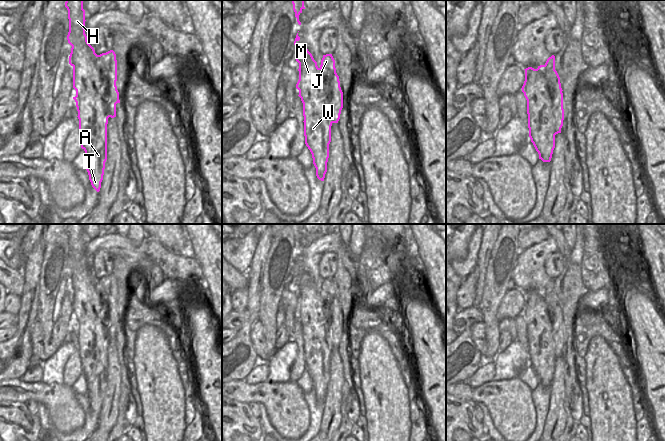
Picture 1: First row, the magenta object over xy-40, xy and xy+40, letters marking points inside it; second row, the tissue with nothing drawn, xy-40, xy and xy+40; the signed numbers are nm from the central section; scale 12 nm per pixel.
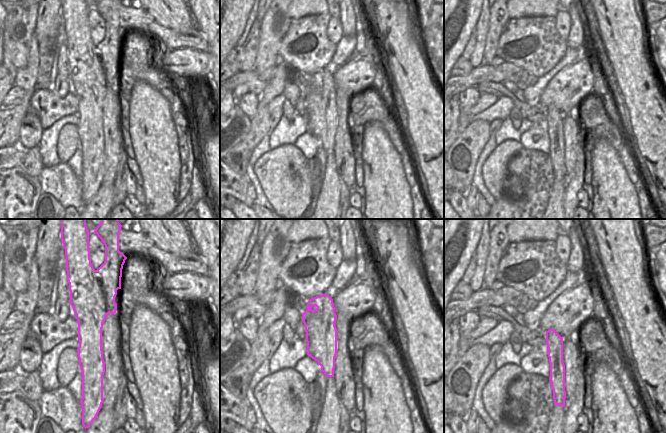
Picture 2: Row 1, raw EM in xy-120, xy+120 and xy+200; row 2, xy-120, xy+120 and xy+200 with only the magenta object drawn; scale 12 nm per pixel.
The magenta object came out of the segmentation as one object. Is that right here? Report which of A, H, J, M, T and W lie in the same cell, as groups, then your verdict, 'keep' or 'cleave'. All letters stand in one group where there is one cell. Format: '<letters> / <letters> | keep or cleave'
A H M T W / J | cleave

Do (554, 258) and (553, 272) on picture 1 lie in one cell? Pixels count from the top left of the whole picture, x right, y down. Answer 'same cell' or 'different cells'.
same cell

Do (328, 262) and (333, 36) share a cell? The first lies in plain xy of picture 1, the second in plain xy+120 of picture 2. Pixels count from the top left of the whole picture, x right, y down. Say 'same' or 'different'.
same

